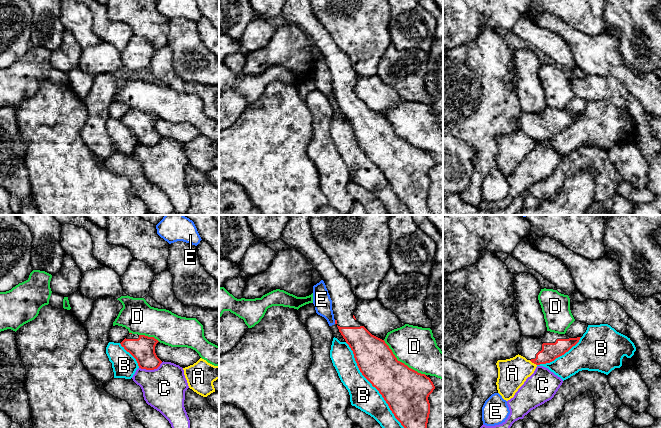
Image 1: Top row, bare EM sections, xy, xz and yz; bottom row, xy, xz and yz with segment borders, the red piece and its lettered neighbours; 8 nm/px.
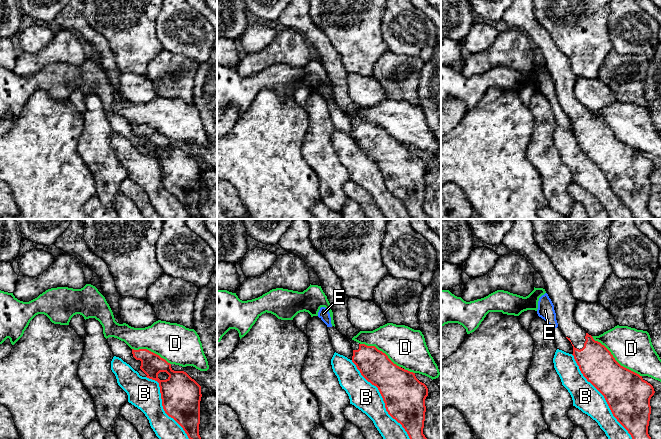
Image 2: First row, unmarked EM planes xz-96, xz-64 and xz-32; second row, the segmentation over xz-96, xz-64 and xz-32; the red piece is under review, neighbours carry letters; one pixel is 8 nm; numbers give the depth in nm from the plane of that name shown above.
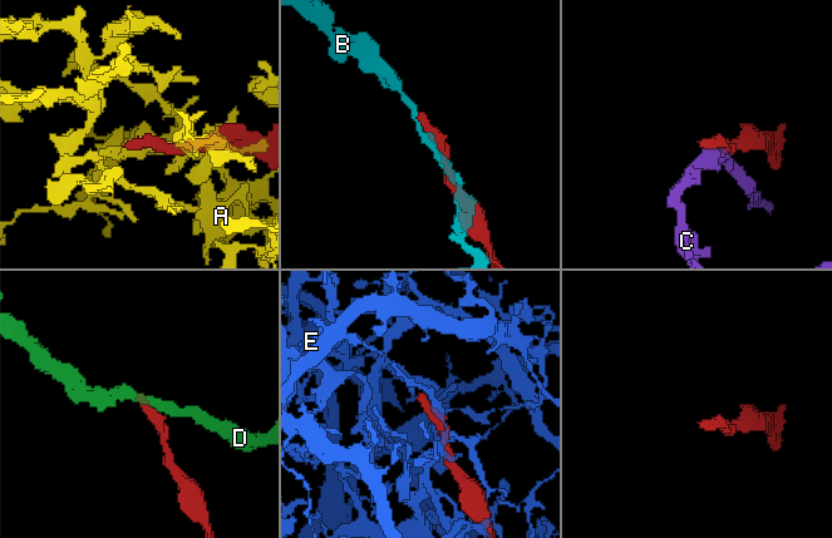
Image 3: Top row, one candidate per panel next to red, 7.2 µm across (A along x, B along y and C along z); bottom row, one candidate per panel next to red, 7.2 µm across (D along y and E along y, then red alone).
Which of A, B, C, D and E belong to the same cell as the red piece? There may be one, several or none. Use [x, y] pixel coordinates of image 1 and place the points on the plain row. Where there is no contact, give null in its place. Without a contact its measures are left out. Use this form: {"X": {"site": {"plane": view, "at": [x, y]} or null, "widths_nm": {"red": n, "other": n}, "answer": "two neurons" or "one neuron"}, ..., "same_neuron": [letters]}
{"A": {"site": {"plane": "yz", "at": [533, 138]}, "widths_nm": {"red": 140, "other": 240}, "answer": "two neurons"}, "B": {"site": {"plane": "xz", "at": [377, 165]}, "widths_nm": {"red": 360, "other": 220}, "answer": "two neurons"}, "C": {"site": {"plane": "xy", "at": [150, 145]}, "widths_nm": {"red": 190, "other": 340}, "answer": "two neurons"}, "D": {"site": {"plane": "xz", "at": [401, 138]}, "widths_nm": {"red": 360, "other": 320}, "answer": "two neurons"}, "E": {"site": {"plane": "xz", "at": [335, 98]}, "widths_nm": {"red": 20, "other": 140}, "answer": "two neurons"}, "same_neuron": []}

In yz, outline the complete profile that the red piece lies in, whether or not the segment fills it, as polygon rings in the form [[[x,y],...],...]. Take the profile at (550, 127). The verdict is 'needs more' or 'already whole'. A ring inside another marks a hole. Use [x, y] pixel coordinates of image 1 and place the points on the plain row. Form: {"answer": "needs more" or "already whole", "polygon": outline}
{"answer": "needs more", "polygon": [[[547,107],[543,113],[522,111],[515,122],[519,131],[536,141],[540,141],[550,139],[564,131],[579,118],[580,114],[571,114],[566,110]]]}

